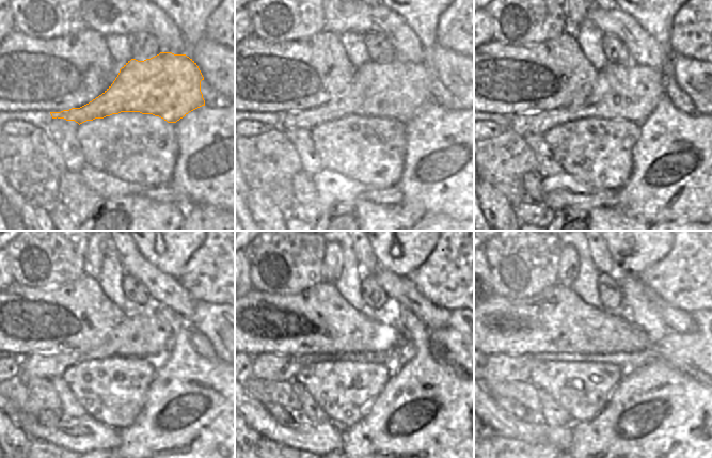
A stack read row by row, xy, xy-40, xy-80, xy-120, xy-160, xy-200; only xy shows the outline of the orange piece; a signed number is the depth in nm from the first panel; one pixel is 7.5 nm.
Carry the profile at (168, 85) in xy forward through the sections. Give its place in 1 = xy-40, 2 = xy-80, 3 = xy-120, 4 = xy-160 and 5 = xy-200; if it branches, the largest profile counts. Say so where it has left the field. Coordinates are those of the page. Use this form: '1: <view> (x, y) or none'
1: xy-40 (395, 90)
2: xy-80 (632, 92)
3: xy-120 (147, 331)
4: xy-160 (268, 366)
5: xy-200 (501, 367)

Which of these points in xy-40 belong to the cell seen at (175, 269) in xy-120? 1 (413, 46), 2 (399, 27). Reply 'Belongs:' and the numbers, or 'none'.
Belongs: none

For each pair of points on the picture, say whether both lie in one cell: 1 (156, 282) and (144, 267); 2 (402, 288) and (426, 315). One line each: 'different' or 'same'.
1: same
2: same

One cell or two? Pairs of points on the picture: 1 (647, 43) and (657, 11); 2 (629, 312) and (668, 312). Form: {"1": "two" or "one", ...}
{"1": "two", "2": "two"}

